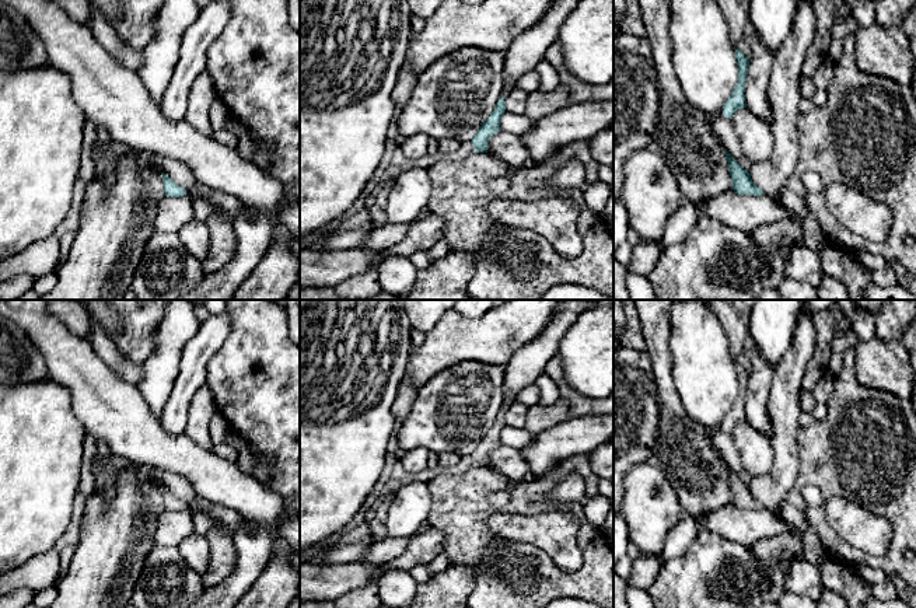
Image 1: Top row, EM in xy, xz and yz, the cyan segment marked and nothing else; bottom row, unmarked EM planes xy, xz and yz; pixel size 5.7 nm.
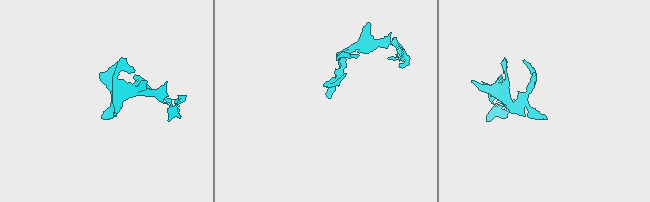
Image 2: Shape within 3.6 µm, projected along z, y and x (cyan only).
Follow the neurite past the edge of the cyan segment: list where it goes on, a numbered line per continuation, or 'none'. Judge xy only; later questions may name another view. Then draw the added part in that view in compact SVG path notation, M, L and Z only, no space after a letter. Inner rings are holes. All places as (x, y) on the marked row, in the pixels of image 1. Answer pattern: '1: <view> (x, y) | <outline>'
1: xy (179, 173) | M160 158L158 165L164 174L167 174L176 185L186 191L193 205L195 219L207 223L218 207L196 193L196 185L199 182L189 167L182 161L171 158Z

